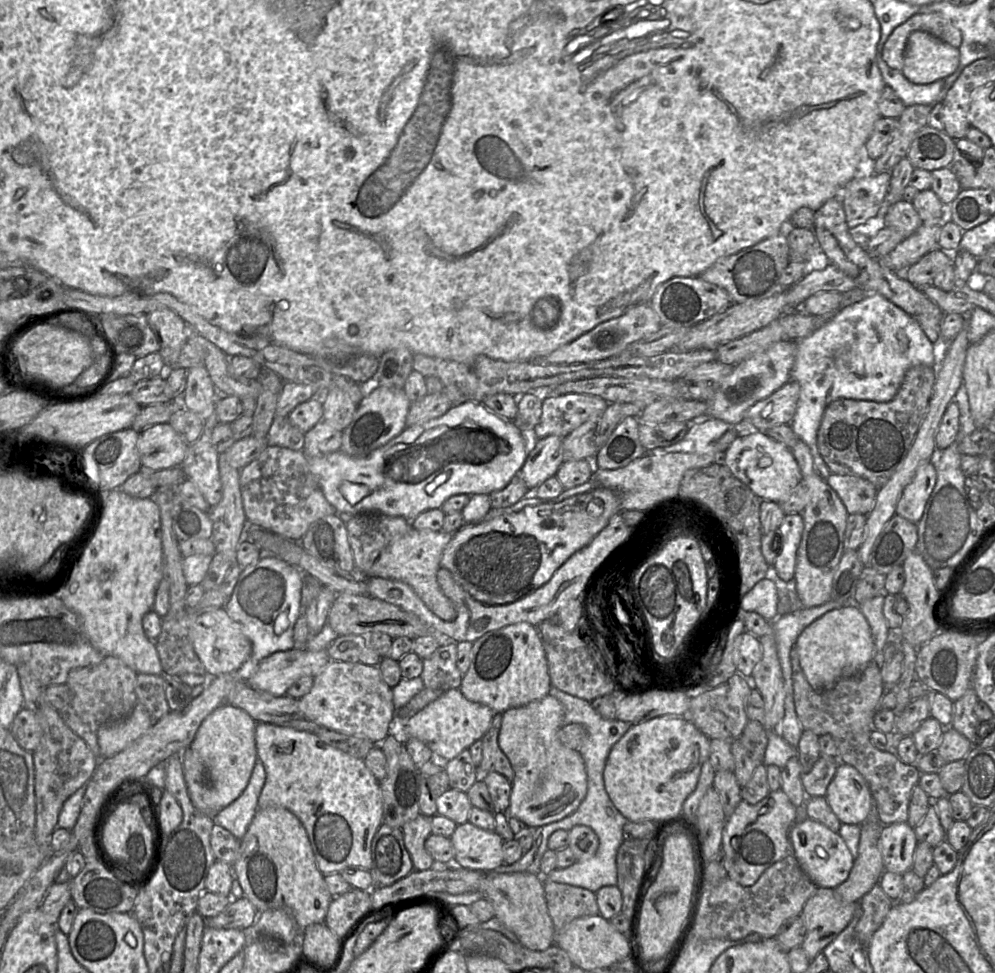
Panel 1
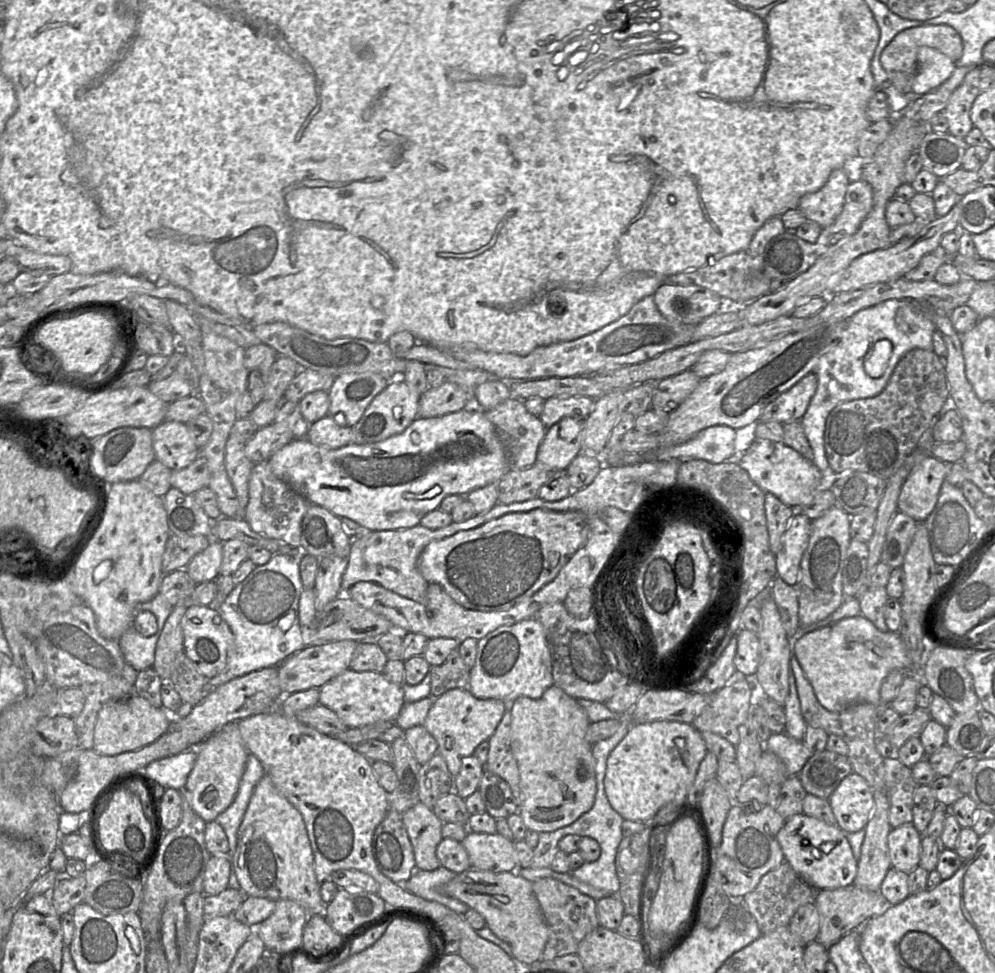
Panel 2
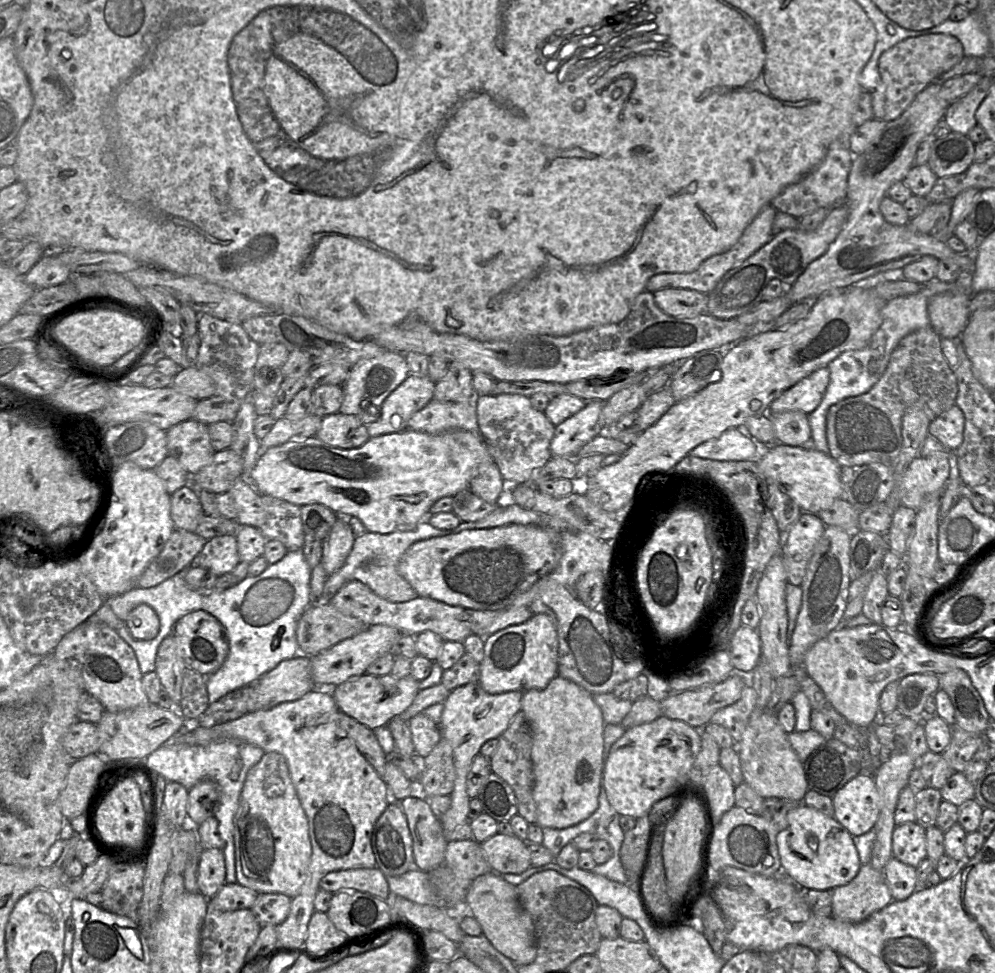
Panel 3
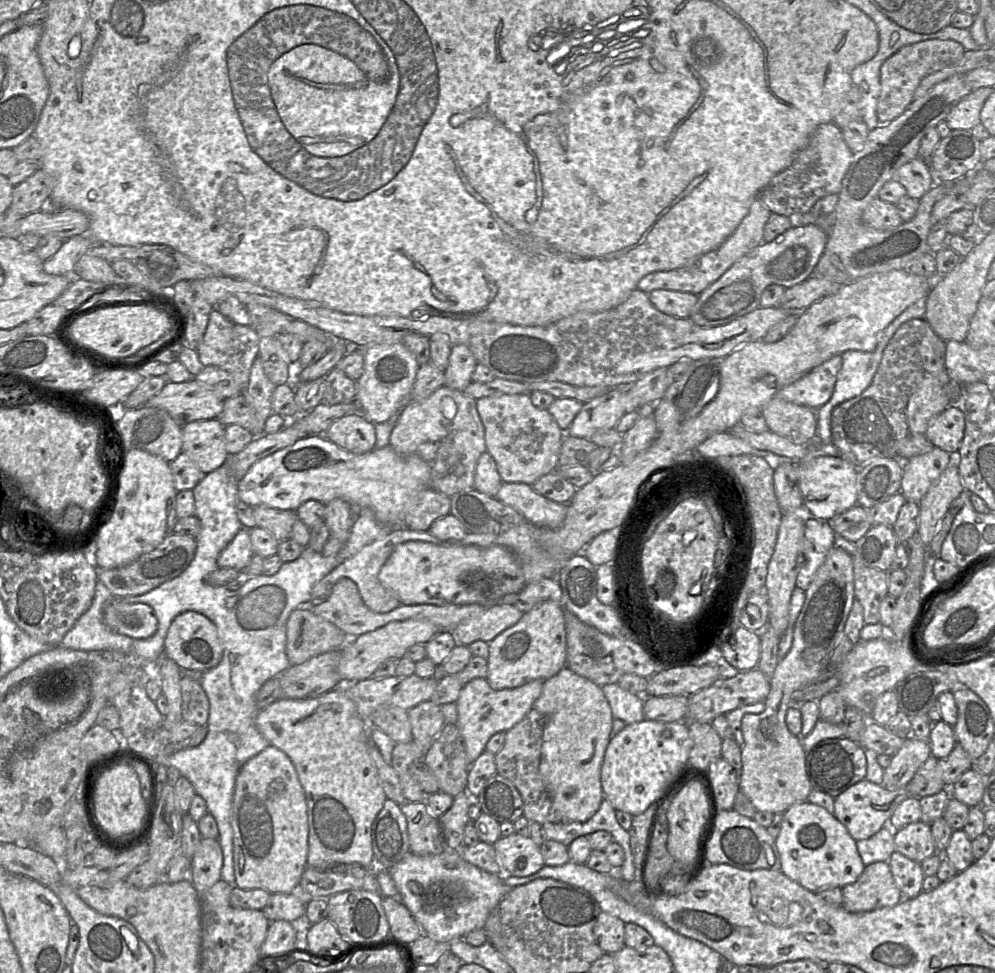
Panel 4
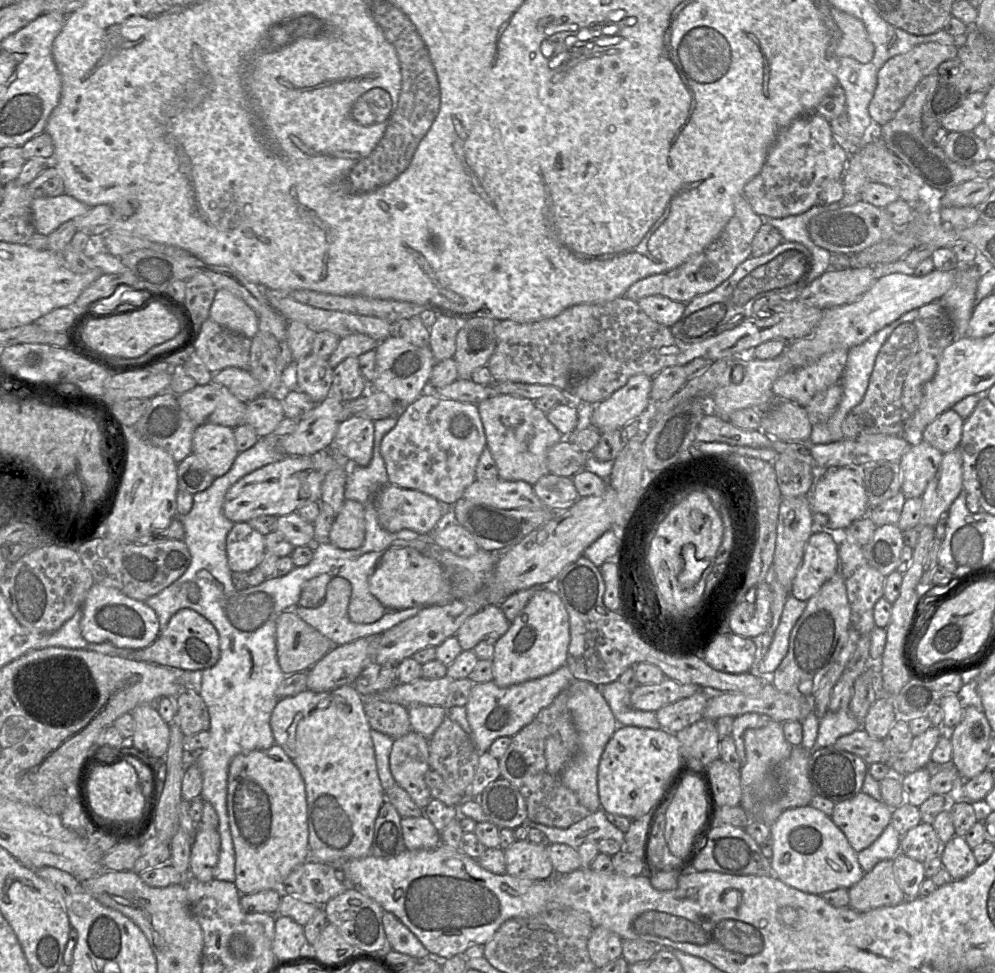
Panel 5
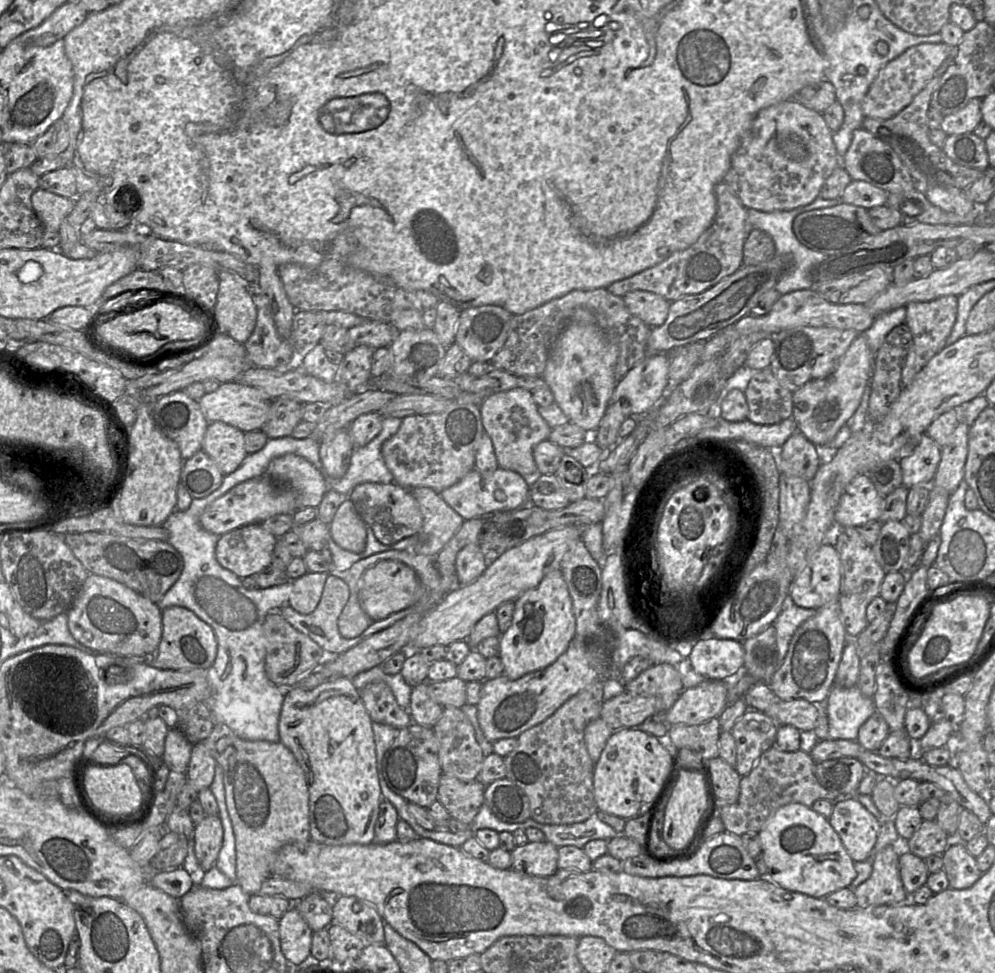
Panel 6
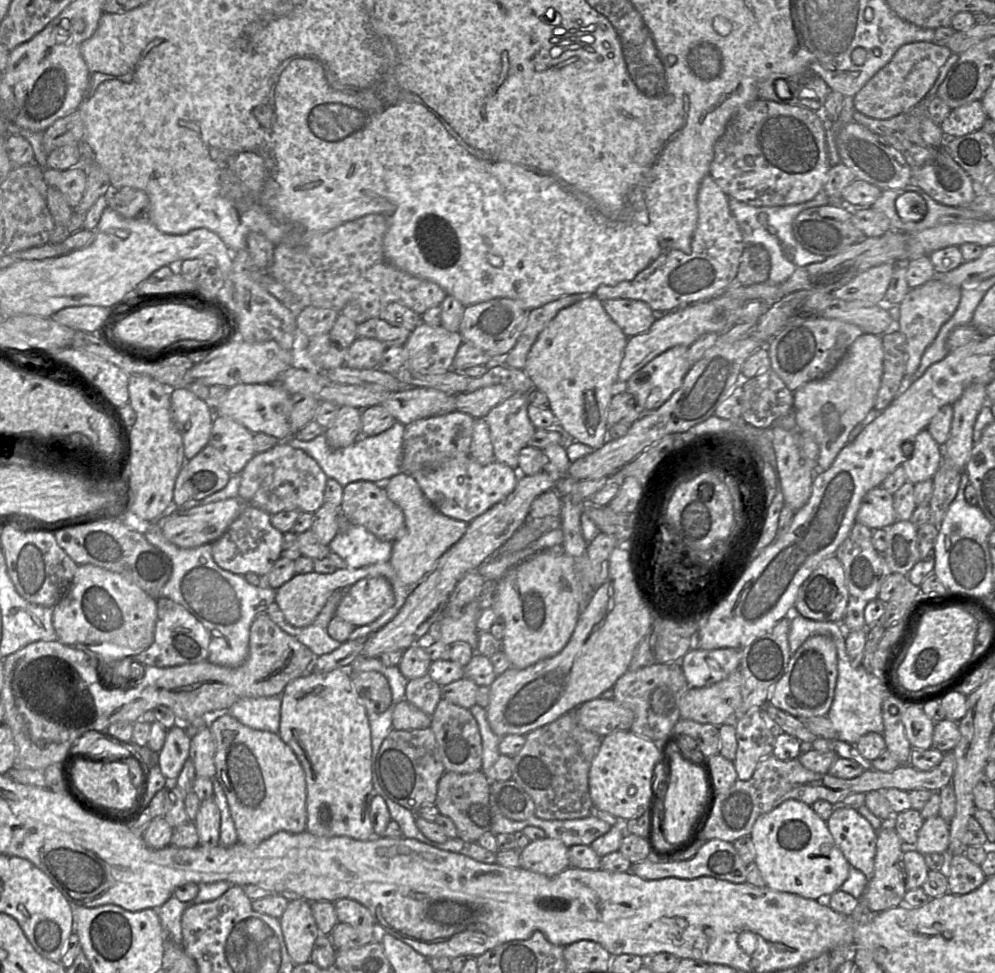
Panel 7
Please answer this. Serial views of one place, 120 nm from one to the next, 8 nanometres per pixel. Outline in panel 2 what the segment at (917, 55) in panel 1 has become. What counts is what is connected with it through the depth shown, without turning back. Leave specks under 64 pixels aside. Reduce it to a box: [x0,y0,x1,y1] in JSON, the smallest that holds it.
[913,46,956,95]

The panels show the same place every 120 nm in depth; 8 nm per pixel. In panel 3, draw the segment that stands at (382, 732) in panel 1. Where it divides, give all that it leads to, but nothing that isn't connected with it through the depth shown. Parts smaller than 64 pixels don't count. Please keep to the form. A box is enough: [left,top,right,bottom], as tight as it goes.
[325,673,420,730]

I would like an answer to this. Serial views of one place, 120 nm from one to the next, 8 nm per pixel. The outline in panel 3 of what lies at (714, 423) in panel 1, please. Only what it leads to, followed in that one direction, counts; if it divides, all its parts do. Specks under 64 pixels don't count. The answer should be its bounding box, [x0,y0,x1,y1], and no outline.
[689,428,770,461]

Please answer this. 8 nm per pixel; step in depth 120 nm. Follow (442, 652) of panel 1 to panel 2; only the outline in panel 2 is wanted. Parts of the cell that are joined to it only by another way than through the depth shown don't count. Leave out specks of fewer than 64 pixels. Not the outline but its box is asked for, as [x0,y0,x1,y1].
[429,649,470,698]

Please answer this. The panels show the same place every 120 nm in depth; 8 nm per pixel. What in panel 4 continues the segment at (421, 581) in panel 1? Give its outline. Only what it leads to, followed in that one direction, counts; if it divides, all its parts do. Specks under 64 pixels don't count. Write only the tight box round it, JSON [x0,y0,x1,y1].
[308,526,456,613]

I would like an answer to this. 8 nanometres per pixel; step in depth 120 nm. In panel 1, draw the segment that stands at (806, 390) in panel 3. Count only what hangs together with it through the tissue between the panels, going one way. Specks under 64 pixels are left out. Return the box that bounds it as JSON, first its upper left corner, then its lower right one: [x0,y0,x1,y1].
[743,380,799,432]

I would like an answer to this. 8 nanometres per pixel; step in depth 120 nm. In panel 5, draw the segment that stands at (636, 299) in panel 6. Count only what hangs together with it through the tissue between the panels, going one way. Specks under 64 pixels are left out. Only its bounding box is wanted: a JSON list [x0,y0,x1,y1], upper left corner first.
[636,295,686,327]

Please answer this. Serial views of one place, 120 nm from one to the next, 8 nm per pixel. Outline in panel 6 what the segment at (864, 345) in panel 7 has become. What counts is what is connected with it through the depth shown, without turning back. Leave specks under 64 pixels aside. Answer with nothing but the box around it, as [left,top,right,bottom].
[792,335,875,448]

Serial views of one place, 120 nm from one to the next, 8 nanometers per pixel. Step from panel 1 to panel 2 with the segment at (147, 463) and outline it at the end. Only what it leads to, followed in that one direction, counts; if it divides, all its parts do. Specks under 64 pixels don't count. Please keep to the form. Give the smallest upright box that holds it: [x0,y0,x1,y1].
[152,420,200,471]

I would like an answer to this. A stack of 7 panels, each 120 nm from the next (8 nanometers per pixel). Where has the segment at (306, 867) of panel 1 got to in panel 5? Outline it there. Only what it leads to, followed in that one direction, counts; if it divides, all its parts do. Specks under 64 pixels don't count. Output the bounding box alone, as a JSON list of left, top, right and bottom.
[227,744,309,895]

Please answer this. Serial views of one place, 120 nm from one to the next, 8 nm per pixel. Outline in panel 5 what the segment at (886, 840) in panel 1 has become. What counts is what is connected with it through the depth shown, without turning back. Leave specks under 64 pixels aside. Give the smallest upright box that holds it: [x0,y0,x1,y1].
[900,822,943,863]

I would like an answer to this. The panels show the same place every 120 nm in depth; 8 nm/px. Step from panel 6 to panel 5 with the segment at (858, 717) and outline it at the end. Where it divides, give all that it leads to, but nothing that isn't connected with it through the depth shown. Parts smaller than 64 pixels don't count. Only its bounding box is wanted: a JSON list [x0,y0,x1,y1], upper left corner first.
[810,709,862,753]

